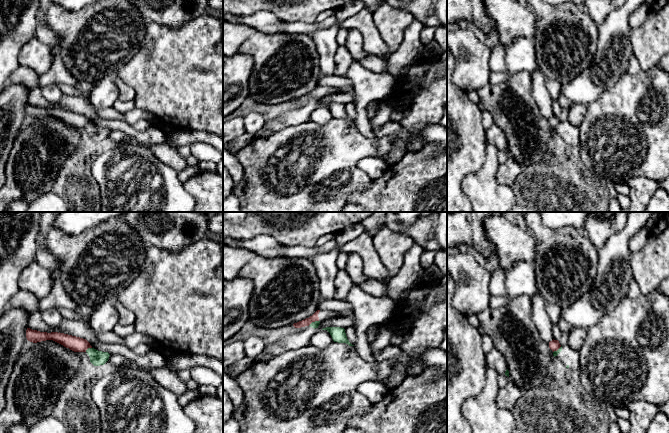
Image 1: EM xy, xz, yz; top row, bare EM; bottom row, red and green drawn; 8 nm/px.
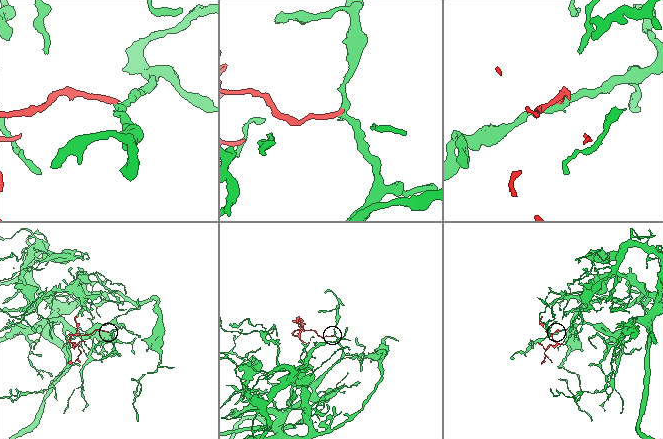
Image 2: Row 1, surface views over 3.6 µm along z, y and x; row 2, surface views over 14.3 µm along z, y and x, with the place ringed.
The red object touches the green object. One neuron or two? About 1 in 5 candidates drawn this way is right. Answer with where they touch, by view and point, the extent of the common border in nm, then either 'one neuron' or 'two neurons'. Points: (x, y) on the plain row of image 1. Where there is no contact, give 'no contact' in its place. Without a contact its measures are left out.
meets red in xy at (88, 123); contact 70 nm long; two neurons

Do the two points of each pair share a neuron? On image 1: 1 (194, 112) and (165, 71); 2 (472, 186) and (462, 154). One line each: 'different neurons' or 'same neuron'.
1: same neuron
2: different neurons

